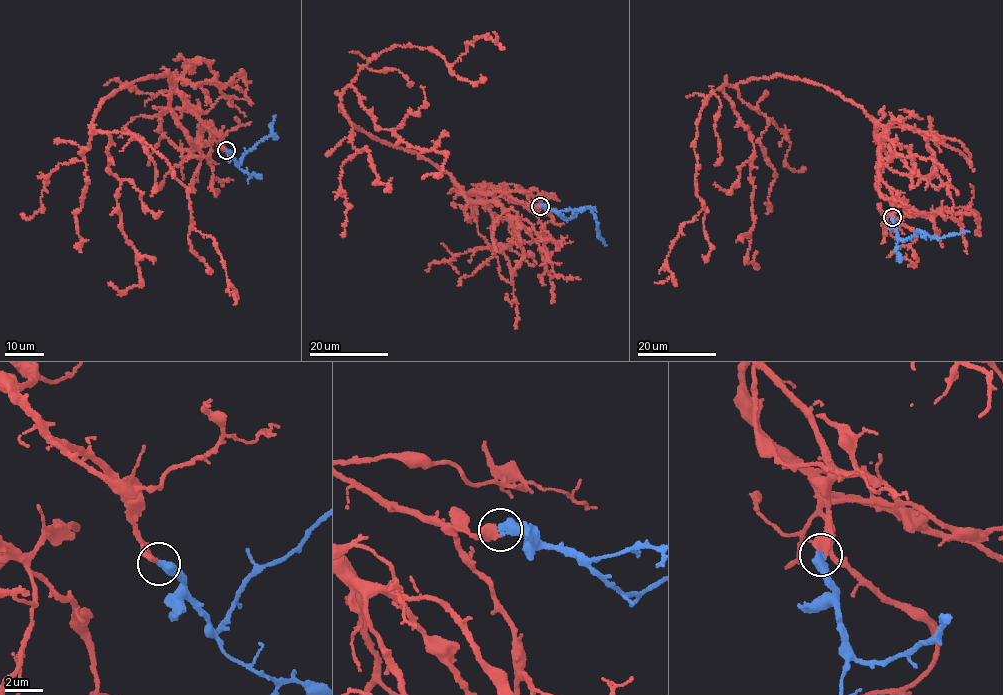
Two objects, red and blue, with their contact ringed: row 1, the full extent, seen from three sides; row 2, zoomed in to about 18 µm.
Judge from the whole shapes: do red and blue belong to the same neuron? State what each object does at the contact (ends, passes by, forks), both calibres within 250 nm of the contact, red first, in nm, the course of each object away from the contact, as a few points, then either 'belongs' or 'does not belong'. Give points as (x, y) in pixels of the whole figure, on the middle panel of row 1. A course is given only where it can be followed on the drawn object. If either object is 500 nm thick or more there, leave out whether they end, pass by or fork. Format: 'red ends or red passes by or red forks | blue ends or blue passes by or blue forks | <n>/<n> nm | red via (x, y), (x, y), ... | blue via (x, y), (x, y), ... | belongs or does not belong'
400/500 nm | red via (539, 205), (468, 194), (340, 109), (378, 55), (408, 45), (451, 66), (477, 38), (497, 43), (493, 32) | blue via (539, 205), (567, 219), (588, 207), (595, 218), (598, 236), (606, 245) | belongs

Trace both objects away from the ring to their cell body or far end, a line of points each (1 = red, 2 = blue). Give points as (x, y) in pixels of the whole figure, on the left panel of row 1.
1: (226, 150), (167, 75), (111, 92), (89, 127), (136, 135), (164, 158), (193, 226), (215, 240), (234, 305)
2: (226, 150), (236, 163), (240, 162), (245, 152), (274, 135), (269, 126), (275, 114)

